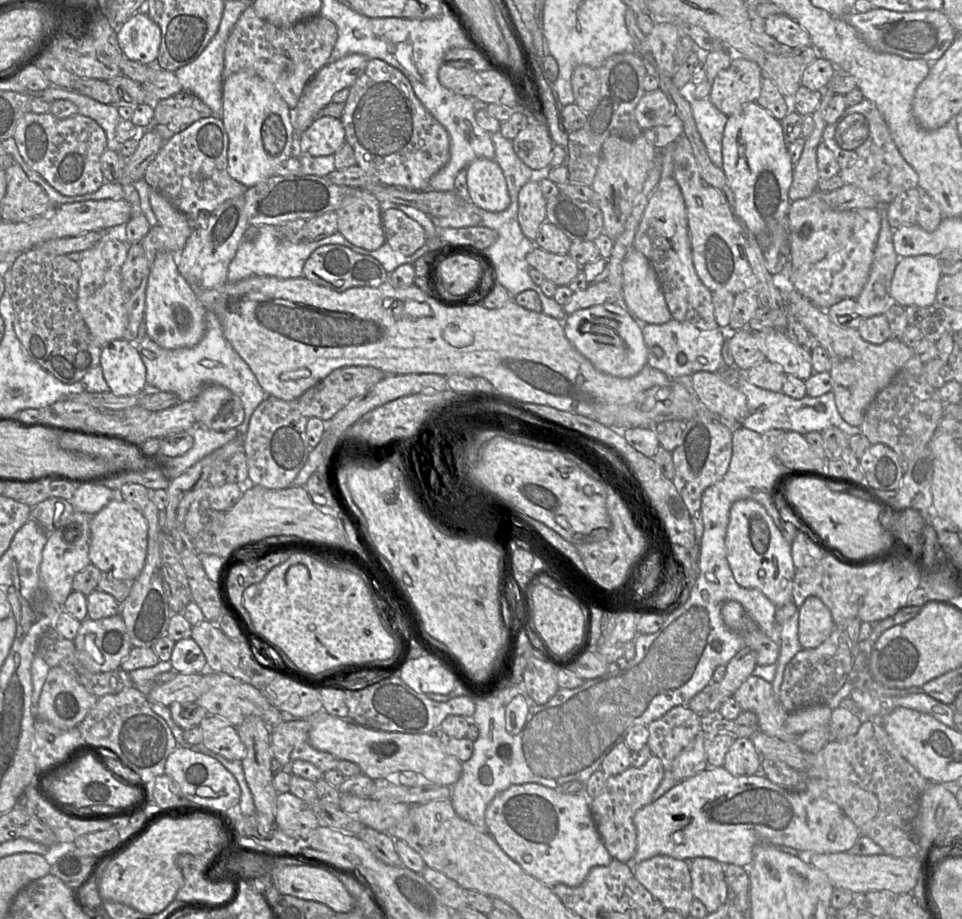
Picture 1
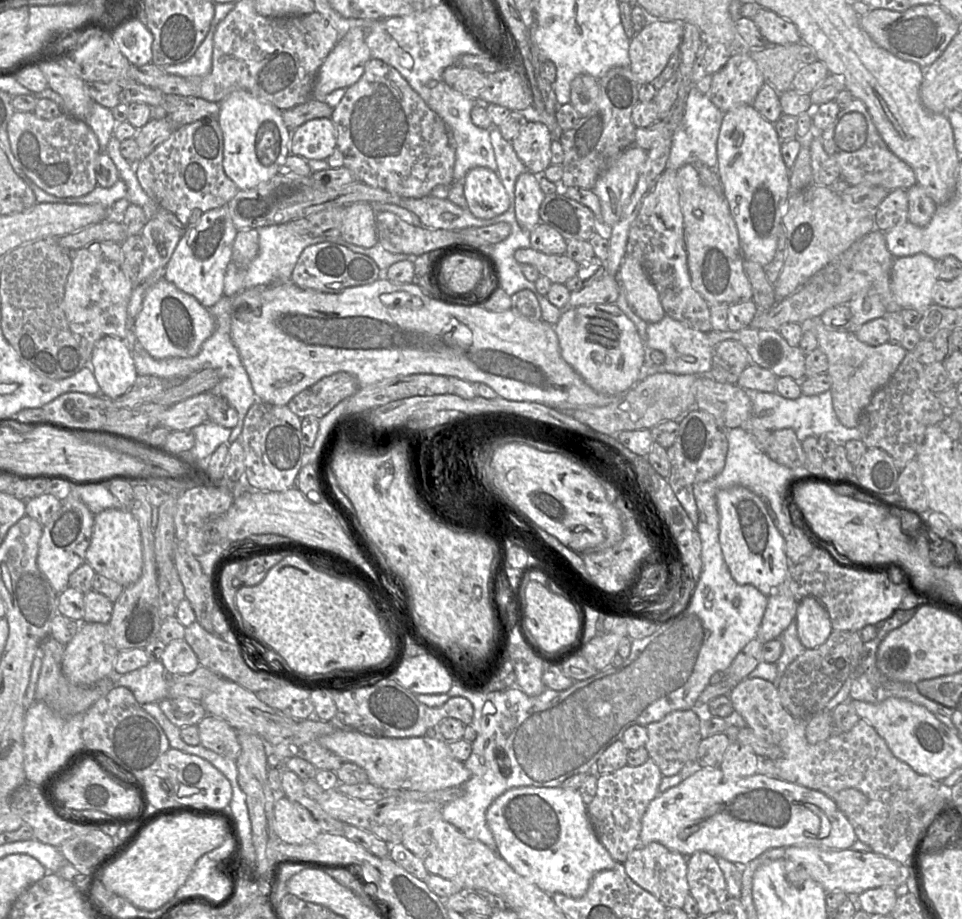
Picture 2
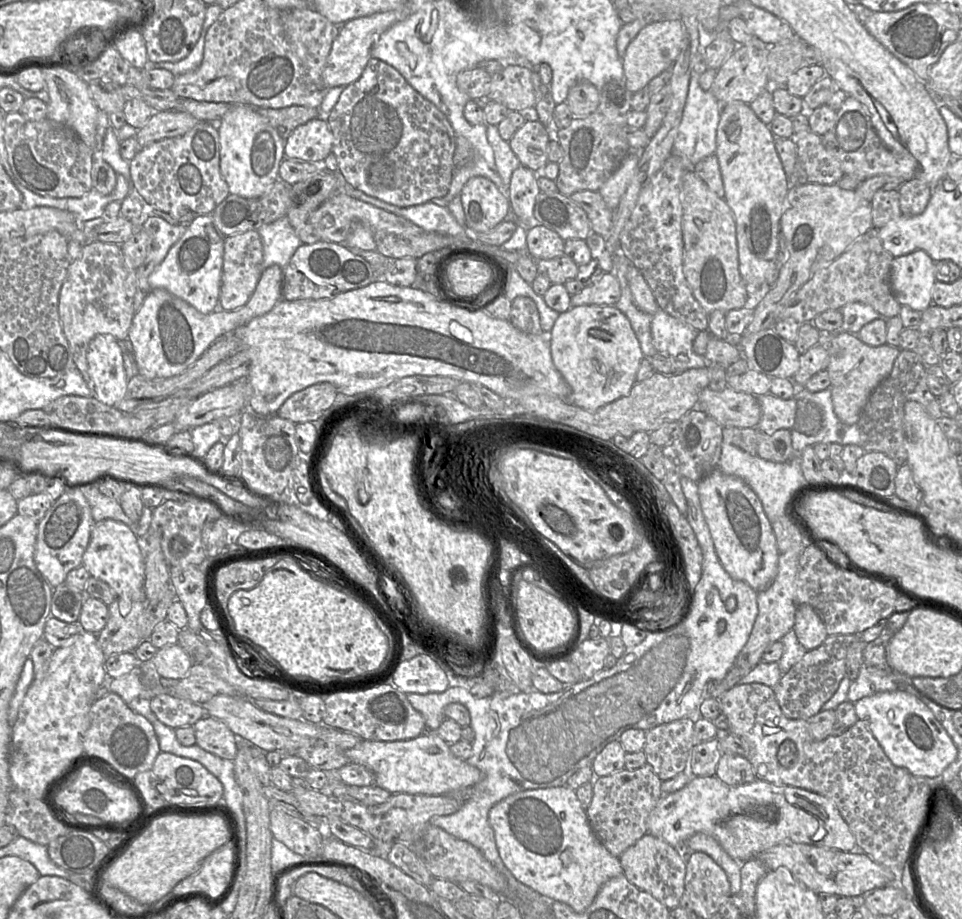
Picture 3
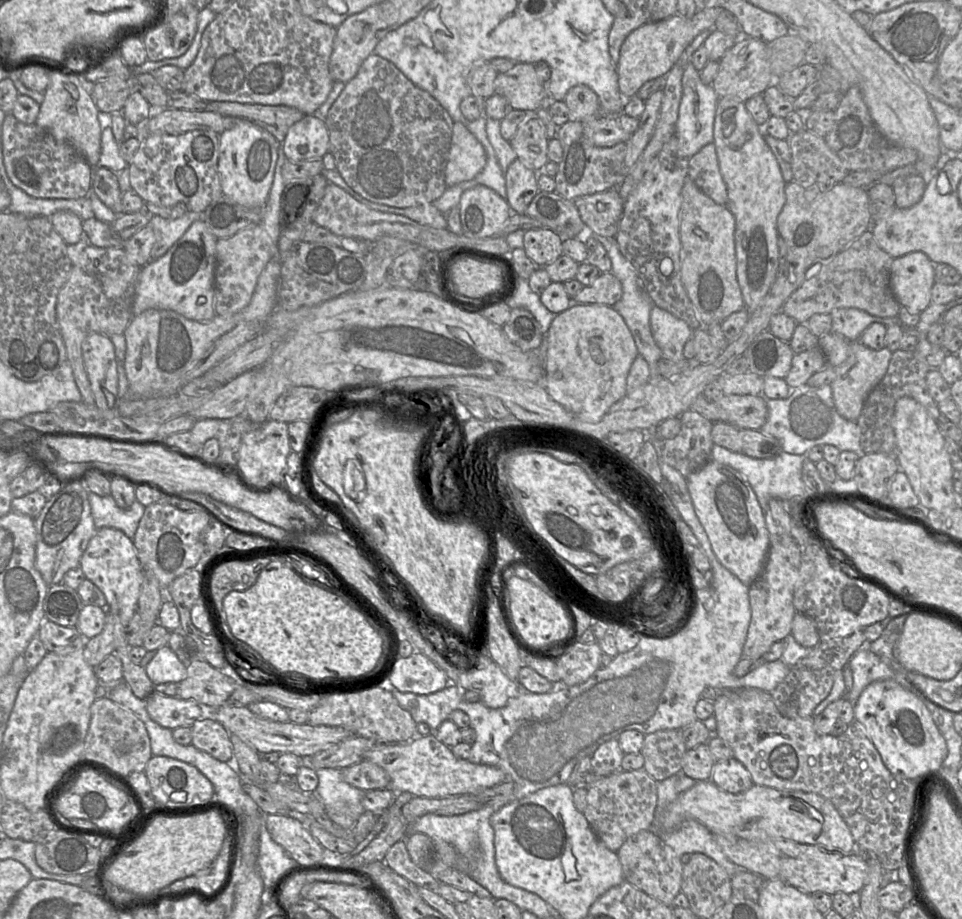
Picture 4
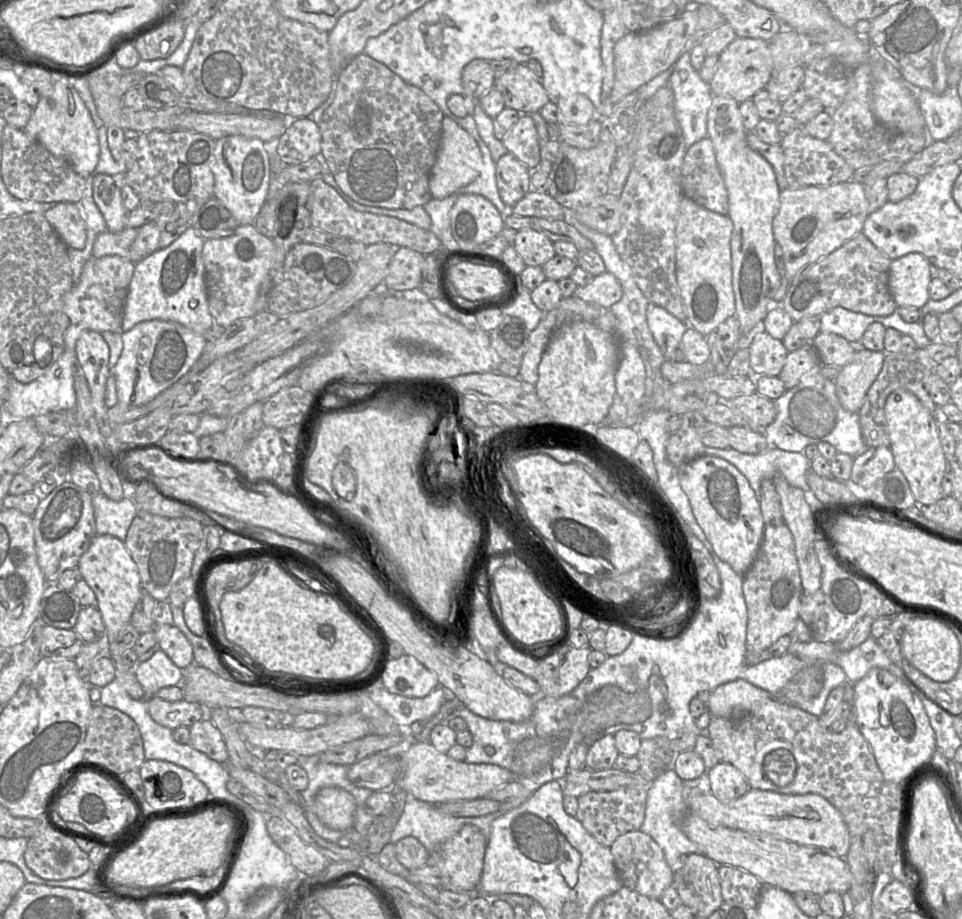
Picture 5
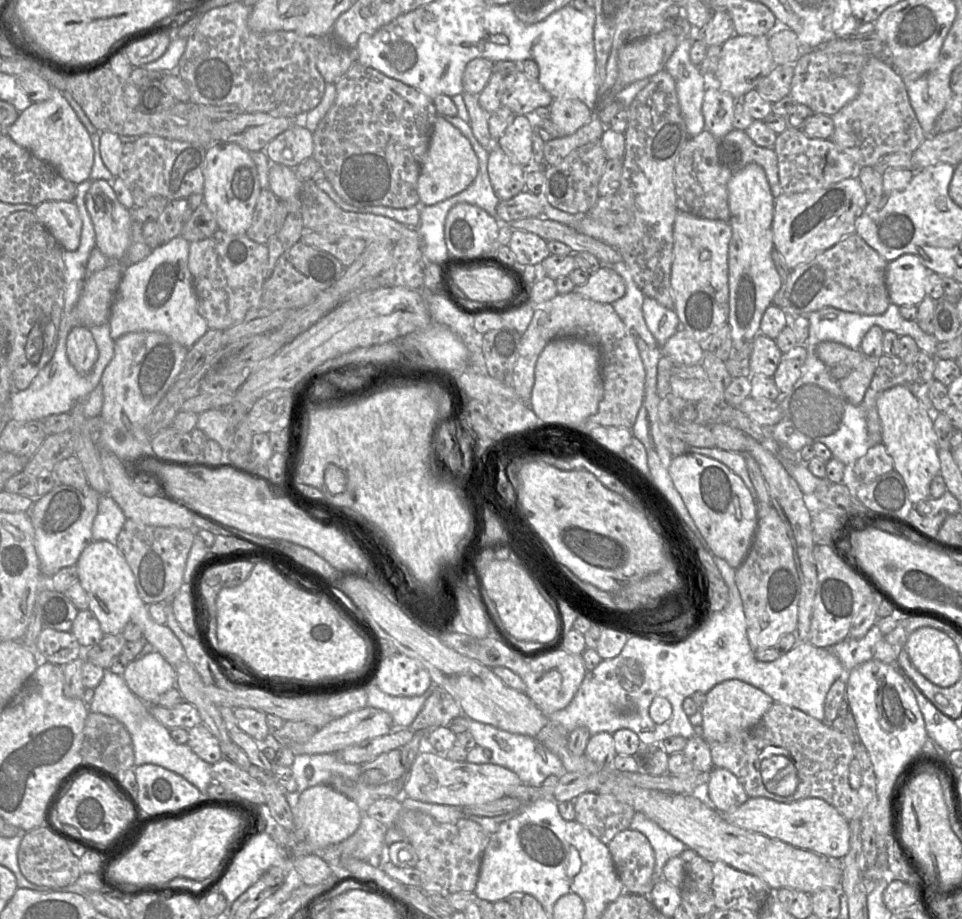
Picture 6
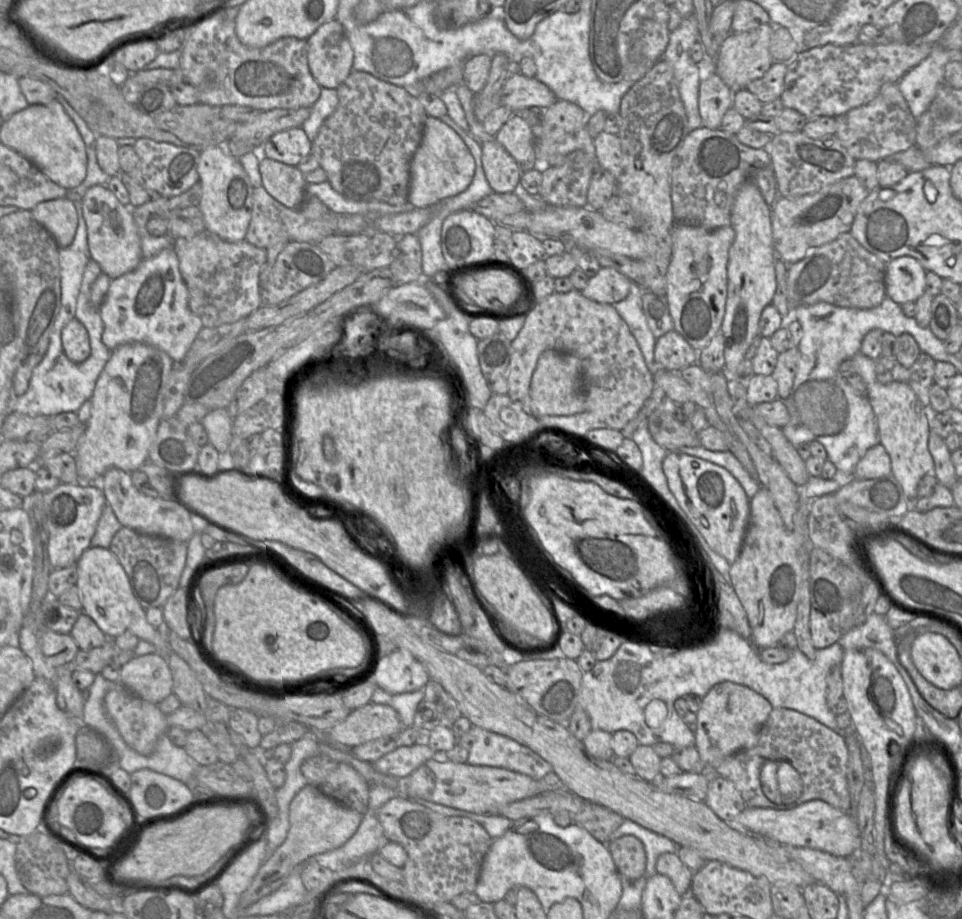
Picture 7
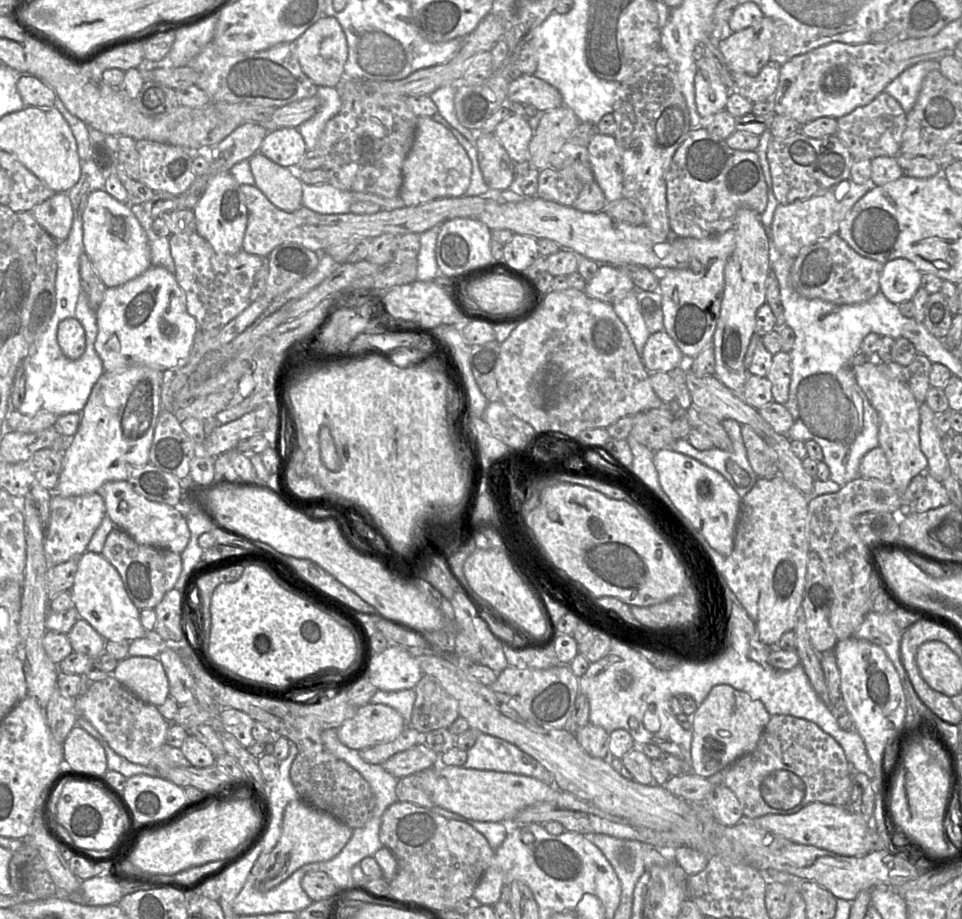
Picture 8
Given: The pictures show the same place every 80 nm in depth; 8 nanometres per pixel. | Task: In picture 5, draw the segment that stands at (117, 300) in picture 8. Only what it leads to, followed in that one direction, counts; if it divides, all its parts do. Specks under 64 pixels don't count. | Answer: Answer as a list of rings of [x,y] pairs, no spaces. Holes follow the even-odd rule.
[[[189,227],[169,246],[135,263],[124,306],[123,332],[140,322],[155,319],[177,322],[200,335],[212,330],[214,320],[209,312],[202,259],[204,243],[205,239]]]

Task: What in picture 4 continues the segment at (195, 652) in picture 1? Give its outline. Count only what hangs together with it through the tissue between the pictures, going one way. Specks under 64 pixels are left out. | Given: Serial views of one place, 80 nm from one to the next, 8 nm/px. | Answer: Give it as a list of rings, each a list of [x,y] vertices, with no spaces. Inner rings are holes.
[[[166,645],[156,651],[146,666],[146,673],[155,685],[167,682],[180,683],[187,677],[187,666]]]

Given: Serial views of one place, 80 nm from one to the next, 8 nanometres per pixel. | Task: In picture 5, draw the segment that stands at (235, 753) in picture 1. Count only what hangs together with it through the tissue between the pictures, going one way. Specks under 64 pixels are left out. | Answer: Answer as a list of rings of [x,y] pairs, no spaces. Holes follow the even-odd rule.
[[[202,719],[190,728],[189,744],[219,763],[228,763],[228,751],[223,736],[210,719]]]

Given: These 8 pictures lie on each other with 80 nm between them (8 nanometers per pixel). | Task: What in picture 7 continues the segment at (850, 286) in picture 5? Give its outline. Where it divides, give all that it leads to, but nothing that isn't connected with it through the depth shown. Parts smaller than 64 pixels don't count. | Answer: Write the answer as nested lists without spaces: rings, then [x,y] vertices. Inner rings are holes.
[[[849,232],[827,244],[809,248],[802,260],[789,265],[787,299],[790,309],[819,302],[862,310],[875,308],[886,297],[886,264],[863,248]]]

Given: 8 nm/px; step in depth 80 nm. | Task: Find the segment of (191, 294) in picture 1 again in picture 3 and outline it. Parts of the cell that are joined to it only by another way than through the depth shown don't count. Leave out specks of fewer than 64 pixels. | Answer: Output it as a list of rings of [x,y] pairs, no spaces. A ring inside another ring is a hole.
[[[272,265],[266,268],[258,281],[256,289],[248,302],[232,311],[216,309],[210,314],[202,314],[186,301],[171,294],[165,289],[151,290],[142,306],[136,311],[128,333],[128,340],[132,344],[138,374],[149,378],[168,378],[182,373],[191,366],[206,350],[222,335],[229,335],[240,326],[270,312],[282,300],[283,268]]]

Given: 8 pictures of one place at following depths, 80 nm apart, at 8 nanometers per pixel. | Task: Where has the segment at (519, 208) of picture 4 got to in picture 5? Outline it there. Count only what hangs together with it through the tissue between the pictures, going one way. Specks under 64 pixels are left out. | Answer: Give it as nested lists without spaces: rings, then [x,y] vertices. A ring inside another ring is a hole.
[[[506,153],[496,162],[496,181],[500,198],[508,206],[514,206],[531,191],[531,170],[512,153]]]

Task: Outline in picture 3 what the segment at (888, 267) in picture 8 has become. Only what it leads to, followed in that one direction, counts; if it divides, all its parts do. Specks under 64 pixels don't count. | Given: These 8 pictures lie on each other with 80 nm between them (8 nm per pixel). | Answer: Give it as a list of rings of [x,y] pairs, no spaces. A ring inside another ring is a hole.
[[[923,250],[894,257],[890,269],[890,287],[902,306],[924,312],[932,304],[935,261]]]

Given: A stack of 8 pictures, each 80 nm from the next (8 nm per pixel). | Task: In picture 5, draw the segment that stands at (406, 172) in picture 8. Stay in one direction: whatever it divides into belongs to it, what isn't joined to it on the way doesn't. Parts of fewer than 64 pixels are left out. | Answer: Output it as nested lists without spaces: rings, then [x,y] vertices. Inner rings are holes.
[[[444,116],[436,162],[431,170],[429,188],[432,199],[443,199],[473,182],[482,170],[482,153],[475,139],[450,117]]]

